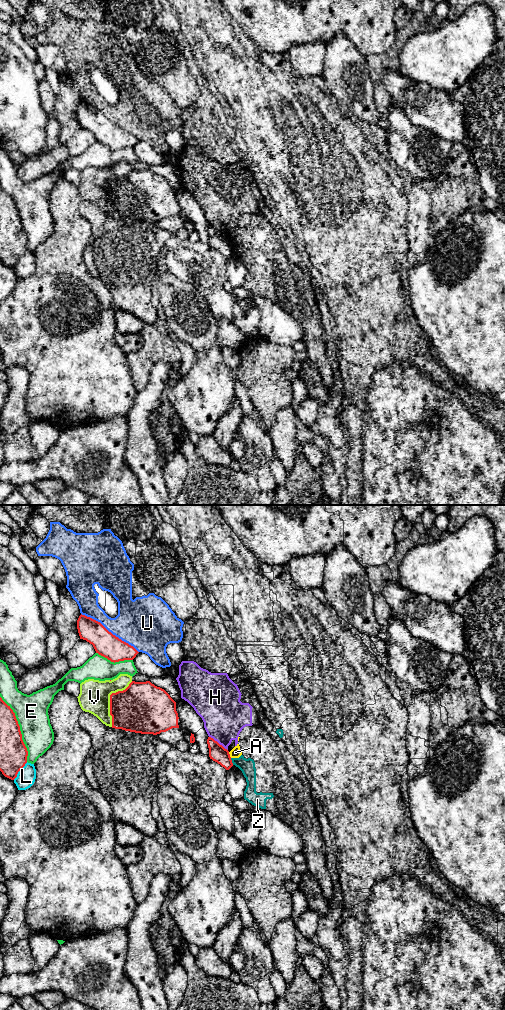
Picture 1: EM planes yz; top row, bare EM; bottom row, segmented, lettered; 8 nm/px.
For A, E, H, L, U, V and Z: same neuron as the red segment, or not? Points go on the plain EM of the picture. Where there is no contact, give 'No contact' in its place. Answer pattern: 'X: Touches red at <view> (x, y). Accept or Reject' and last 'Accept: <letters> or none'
A: Touches red at yz (229, 243). Reject
E: Touches red at yz (19, 217). Reject
H: Touches red at yz (217, 230). Reject
L: Touches red at yz (19, 258). Reject
U: Touches red at yz (110, 120). Reject
V: Touches red at yz (110, 188). Reject
Z: Touches red at yz (231, 249). Reject
Accept: none

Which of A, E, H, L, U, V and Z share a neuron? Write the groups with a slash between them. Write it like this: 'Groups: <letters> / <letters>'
Groups: A Z / E / H / L / U / V

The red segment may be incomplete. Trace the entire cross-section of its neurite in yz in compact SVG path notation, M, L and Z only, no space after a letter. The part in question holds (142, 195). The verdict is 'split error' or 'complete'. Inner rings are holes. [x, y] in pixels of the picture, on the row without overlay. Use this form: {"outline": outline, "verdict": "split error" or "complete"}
{"outline": "M132 169L123 178L110 183L112 216L157 223L179 216L176 190L150 169Z", "verdict": "complete"}

